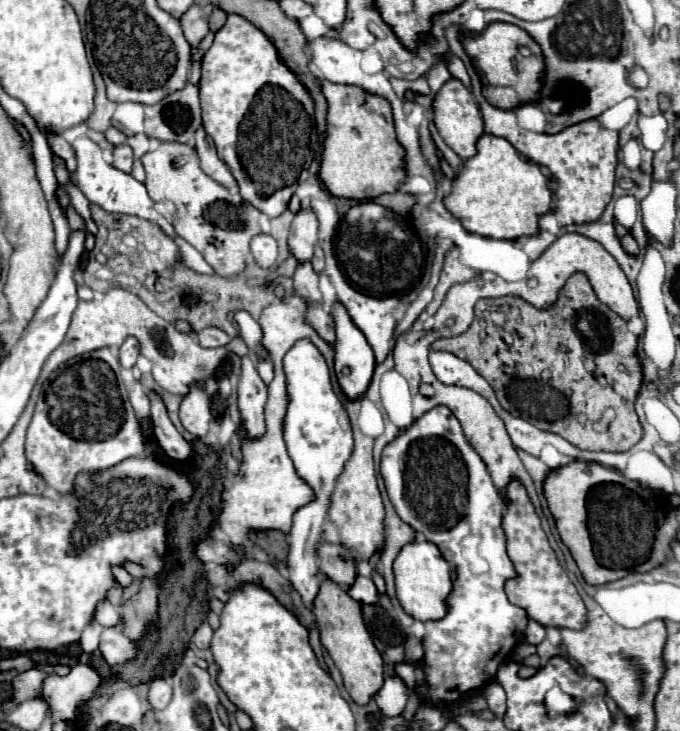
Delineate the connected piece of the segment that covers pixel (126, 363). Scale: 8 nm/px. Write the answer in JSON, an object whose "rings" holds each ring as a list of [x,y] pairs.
{"rings":[[[128,337],[128,339],[124,341],[124,345],[120,347],[120,363],[122,363],[122,367],[132,369],[132,367],[134,367],[134,363],[136,363],[136,359],[138,359],[138,355],[140,355],[138,339]]]}

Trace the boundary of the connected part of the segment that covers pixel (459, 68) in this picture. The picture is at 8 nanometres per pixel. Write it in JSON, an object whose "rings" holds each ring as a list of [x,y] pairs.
{"rings":[[[452,59],[450,63],[448,63],[448,69],[450,69],[450,73],[452,73],[452,77],[456,77],[456,79],[460,79],[468,89],[472,87],[472,81],[470,81],[470,75],[468,75],[468,71],[466,71],[466,67],[464,67],[464,63],[460,61],[460,59]]]}

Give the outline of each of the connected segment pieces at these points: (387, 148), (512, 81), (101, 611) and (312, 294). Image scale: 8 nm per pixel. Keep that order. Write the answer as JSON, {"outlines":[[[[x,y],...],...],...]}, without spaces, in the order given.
{"outlines":[[[[322,81],[322,91],[328,99],[328,135],[324,141],[320,179],[324,181],[328,191],[338,197],[354,197],[360,201],[370,201],[378,195],[398,191],[406,179],[406,151],[396,137],[392,107],[388,99],[372,95],[354,85],[338,85],[330,81]]],[[[490,23],[478,37],[464,37],[464,49],[478,69],[484,85],[484,97],[506,111],[512,111],[524,103],[534,103],[542,93],[544,55],[540,45],[520,27],[510,23]]],[[[104,600],[98,604],[94,620],[103,626],[112,627],[117,625],[119,615],[114,606],[108,600]]],[[[310,261],[300,263],[296,267],[292,283],[294,283],[294,289],[296,289],[298,295],[302,295],[304,299],[308,299],[312,303],[322,303],[322,295],[320,295],[320,289],[318,289],[318,275],[312,271]]]]}

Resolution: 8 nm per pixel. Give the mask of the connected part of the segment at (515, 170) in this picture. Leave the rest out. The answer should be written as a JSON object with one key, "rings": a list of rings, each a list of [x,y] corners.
{"rings":[[[482,135],[478,153],[464,161],[444,205],[470,233],[490,239],[518,239],[540,233],[538,221],[552,211],[552,195],[550,177],[542,173],[540,165],[524,159],[506,139]]]}

